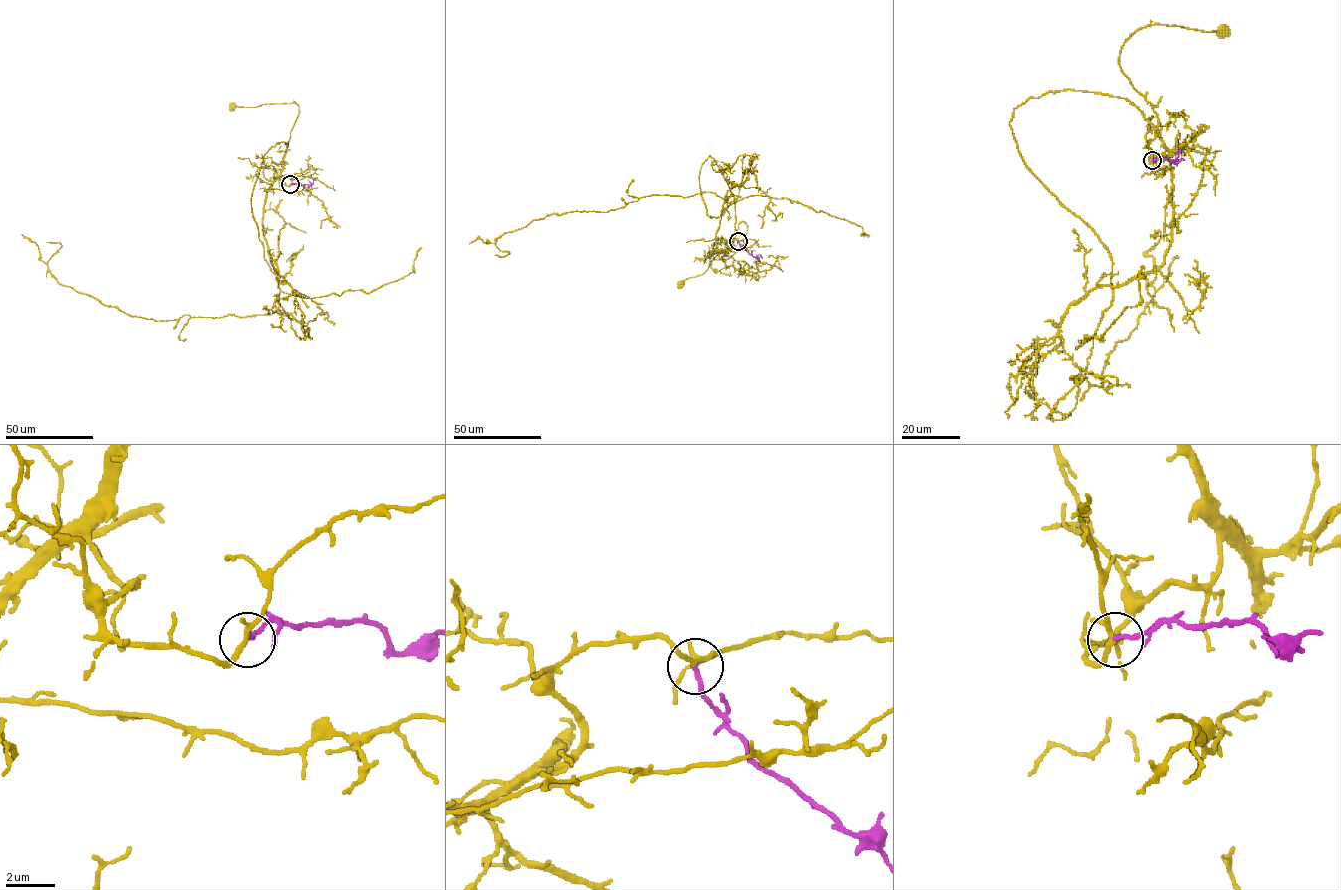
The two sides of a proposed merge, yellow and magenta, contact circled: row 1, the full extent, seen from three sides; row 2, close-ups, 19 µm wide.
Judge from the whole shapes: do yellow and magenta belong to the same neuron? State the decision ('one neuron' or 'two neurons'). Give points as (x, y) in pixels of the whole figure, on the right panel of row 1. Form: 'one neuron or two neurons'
one neuron

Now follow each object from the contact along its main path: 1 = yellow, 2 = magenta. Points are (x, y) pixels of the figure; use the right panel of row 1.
1: (1152, 161), (1163, 154), (1165, 144), (1153, 107), (1119, 64), (1124, 42), (1149, 25), (1222, 31)
2: (1152, 161), (1168, 158), (1178, 162), (1174, 160), (1179, 149)

